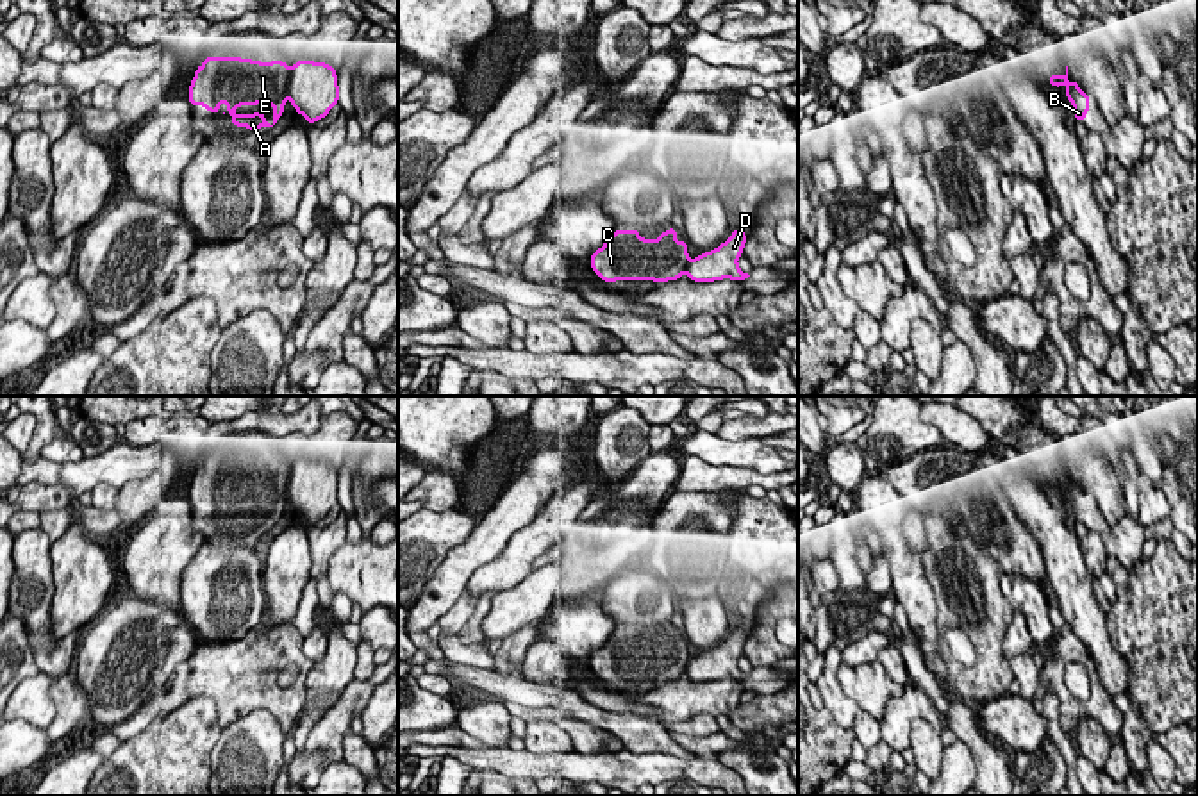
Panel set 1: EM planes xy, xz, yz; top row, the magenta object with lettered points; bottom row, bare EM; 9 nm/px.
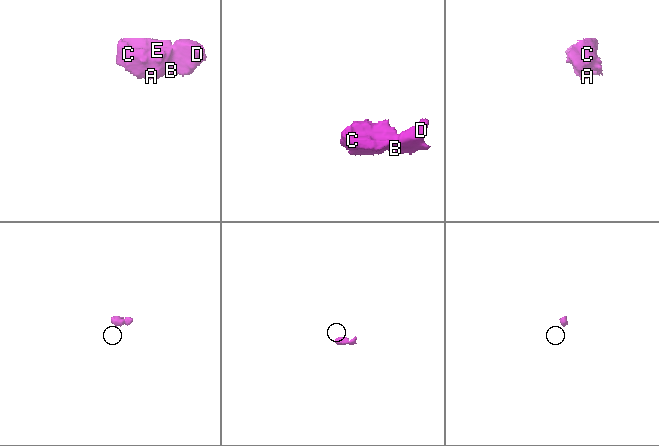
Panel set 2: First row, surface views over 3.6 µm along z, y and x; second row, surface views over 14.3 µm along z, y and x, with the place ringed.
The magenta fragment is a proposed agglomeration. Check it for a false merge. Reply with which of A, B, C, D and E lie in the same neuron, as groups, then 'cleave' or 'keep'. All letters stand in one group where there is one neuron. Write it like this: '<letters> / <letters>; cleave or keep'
A C E / B D; cleave

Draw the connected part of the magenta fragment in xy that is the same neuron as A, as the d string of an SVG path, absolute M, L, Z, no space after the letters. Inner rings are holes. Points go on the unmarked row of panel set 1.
M205 457L196 468L189 485L189 503L204 505L209 512L220 512L218 505L227 503L232 525L257 530L273 527L286 505L289 466L282 460L261 462L239 457ZM271 503L273 523L264 512L234 514L241 505Z

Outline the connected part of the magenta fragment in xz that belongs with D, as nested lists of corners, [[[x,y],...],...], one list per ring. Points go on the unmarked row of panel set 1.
[[[736,628],[718,648],[700,653],[687,664],[687,676],[693,682],[746,680],[750,675],[739,669],[737,659],[743,655],[746,635]]]

